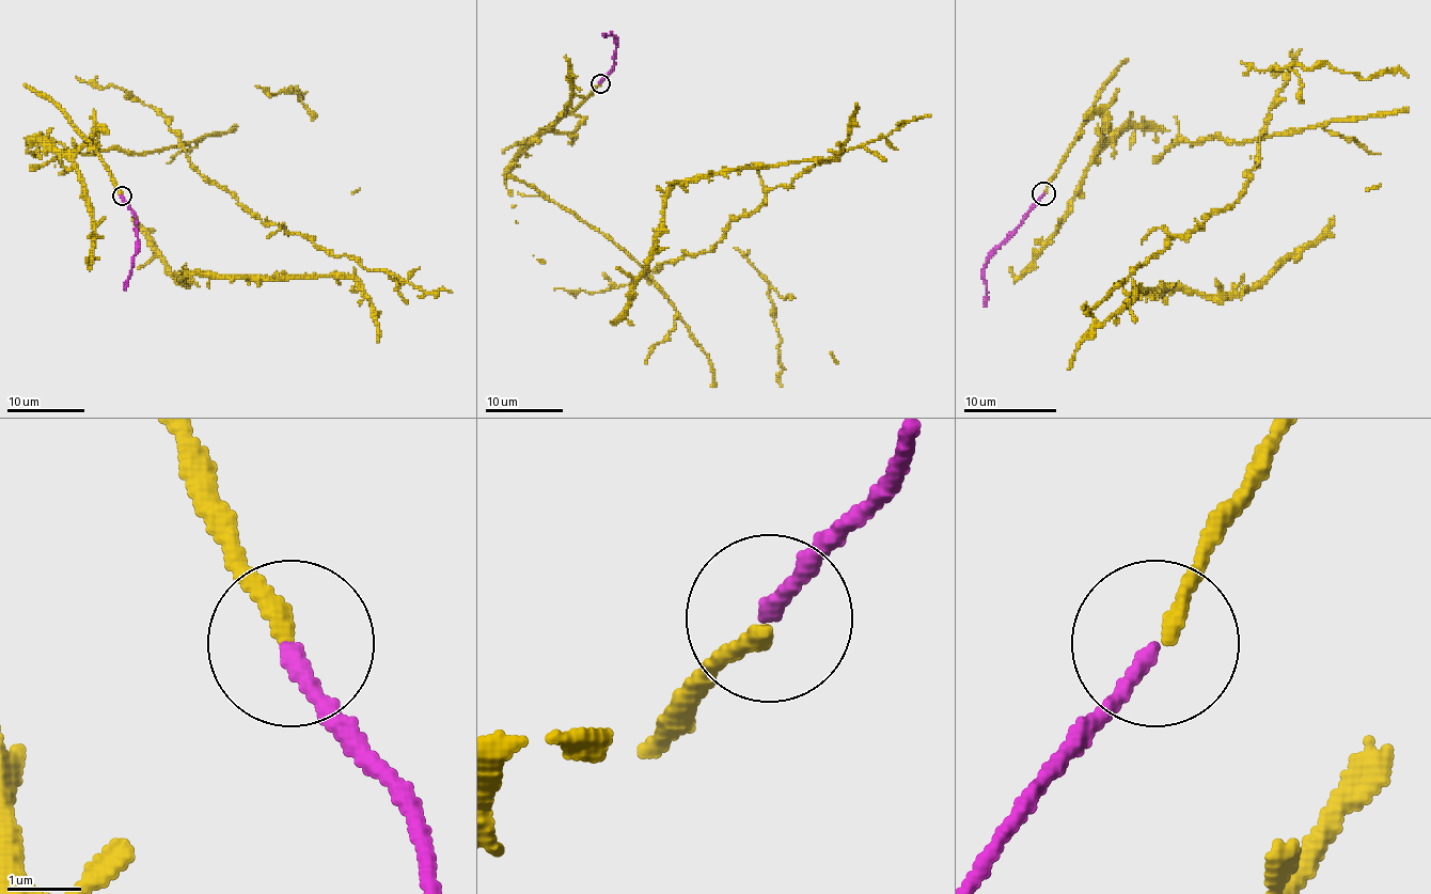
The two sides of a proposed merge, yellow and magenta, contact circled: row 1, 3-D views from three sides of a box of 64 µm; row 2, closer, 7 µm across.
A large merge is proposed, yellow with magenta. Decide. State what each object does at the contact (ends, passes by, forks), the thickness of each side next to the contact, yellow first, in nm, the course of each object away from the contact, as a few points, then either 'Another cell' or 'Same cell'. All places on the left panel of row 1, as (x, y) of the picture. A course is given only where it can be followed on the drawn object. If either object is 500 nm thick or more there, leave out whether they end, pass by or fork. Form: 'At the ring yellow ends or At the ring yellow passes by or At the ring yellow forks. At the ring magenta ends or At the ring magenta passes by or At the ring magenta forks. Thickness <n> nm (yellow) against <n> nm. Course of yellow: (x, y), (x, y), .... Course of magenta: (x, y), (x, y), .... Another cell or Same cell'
At the ring yellow ends. At the ring magenta ends. Thickness 220 nm (yellow) against 200 nm. Course of yellow: (122, 195), (76, 131), (28, 145), (29, 165), (184, 150), (263, 222), (357, 263), (184, 280), (136, 215). Course of magenta: (122, 195), (136, 220), (138, 249), (124, 289). Same cell

